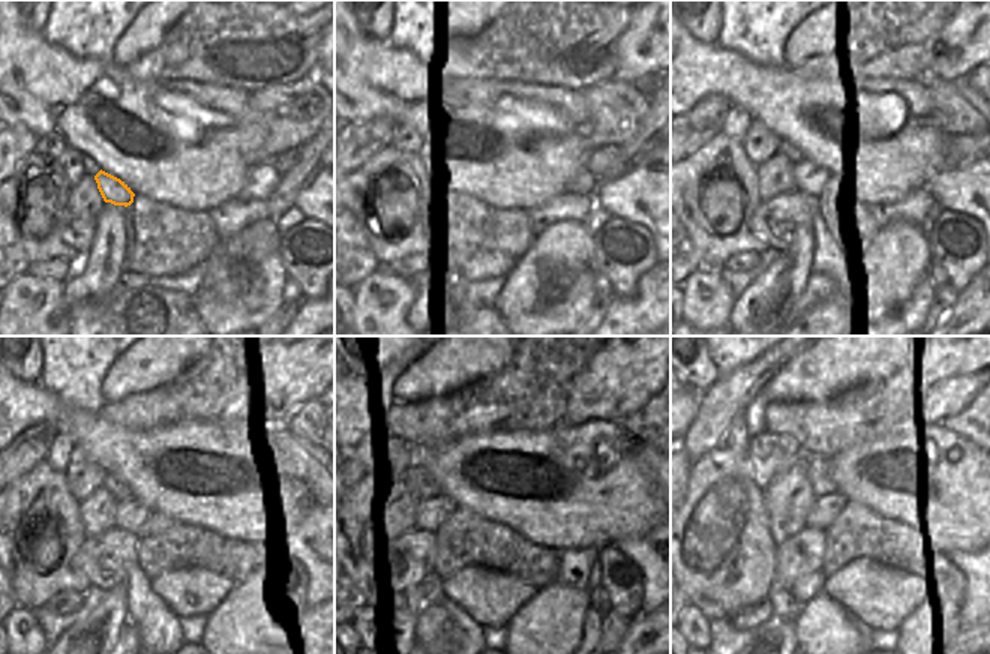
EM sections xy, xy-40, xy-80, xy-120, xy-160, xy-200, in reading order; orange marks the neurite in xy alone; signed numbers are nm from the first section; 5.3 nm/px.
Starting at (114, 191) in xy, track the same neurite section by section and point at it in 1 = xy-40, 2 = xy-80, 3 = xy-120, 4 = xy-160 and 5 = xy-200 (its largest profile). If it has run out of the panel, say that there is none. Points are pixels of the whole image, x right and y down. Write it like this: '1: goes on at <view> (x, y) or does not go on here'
1: goes on at xy-40 (459, 191)
2: goes on at xy-80 (807, 179)
3: goes on at xy-120 (132, 515)
4: goes on at xy-160 (465, 518)
5: goes on at xy-200 (828, 507)

